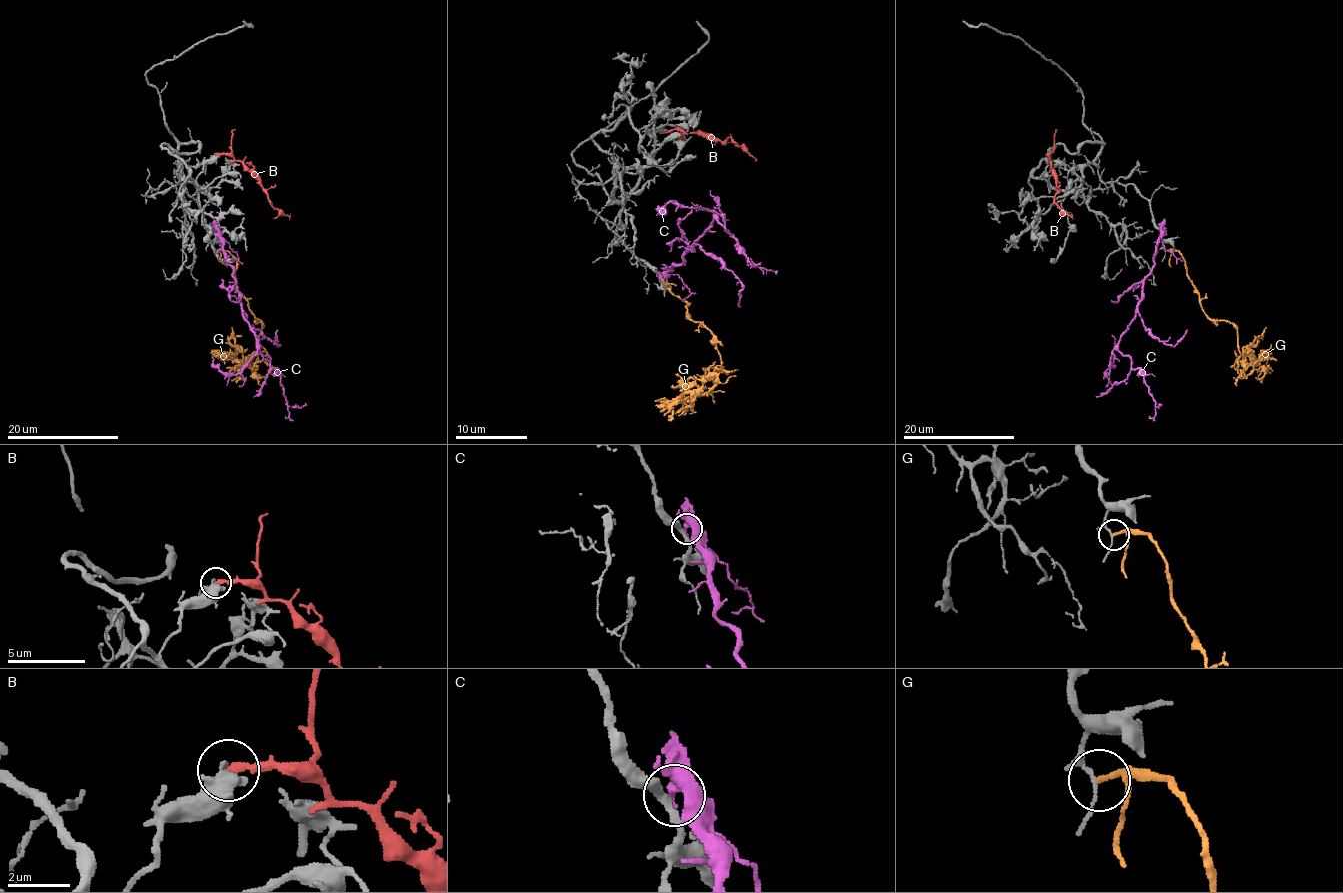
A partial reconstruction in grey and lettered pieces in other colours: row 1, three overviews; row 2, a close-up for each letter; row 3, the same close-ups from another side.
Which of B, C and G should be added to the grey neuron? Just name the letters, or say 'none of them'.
none of them

